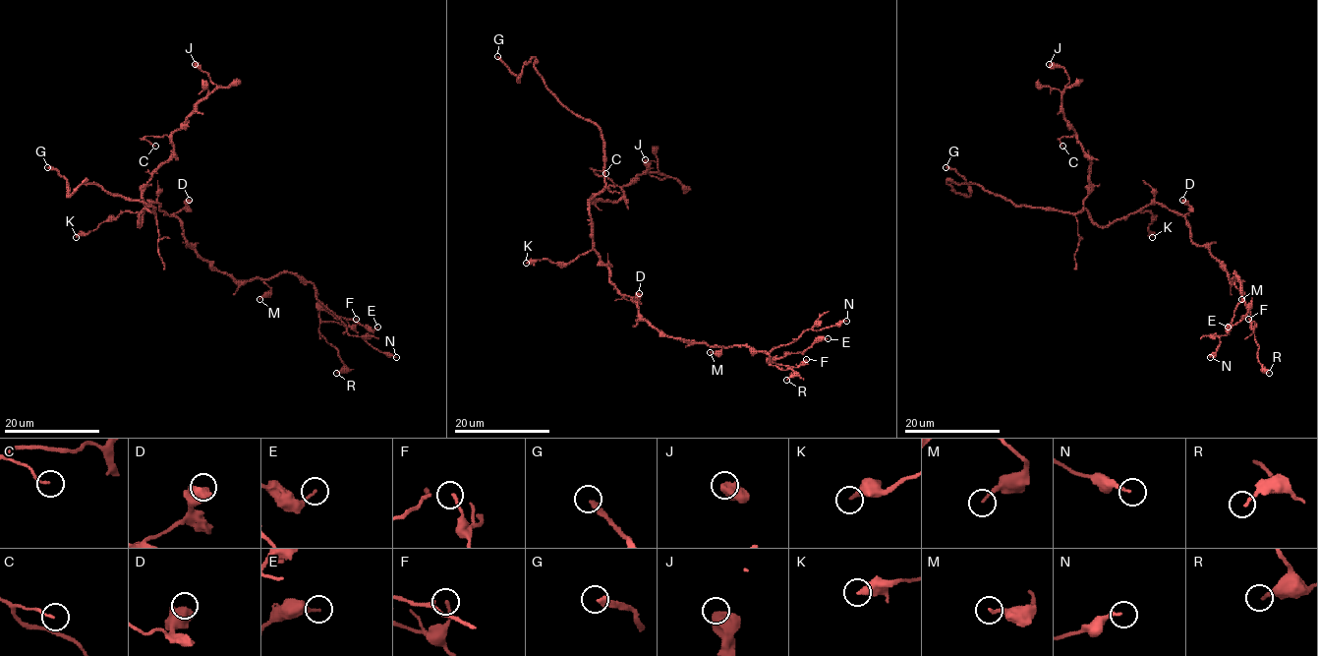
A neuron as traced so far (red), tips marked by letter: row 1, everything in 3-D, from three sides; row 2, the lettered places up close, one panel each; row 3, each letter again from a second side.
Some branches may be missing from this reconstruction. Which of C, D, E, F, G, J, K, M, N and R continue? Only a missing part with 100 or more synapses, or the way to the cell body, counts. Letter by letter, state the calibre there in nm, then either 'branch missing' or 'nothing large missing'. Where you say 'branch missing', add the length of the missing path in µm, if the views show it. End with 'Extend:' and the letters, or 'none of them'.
C: 100 nm | nothing large missing
D: 650 nm | nothing large missing
E: 170 nm | nothing large missing
F: 110 nm | nothing large missing
G: 280 nm | branch missing | 120 µm
J: 600 nm | nothing large missing
K: 340 nm | nothing large missing
M: 170 nm | nothing large missing
N: 160 nm | nothing large missing
R: 170 nm | nothing large missing
Extend: G

